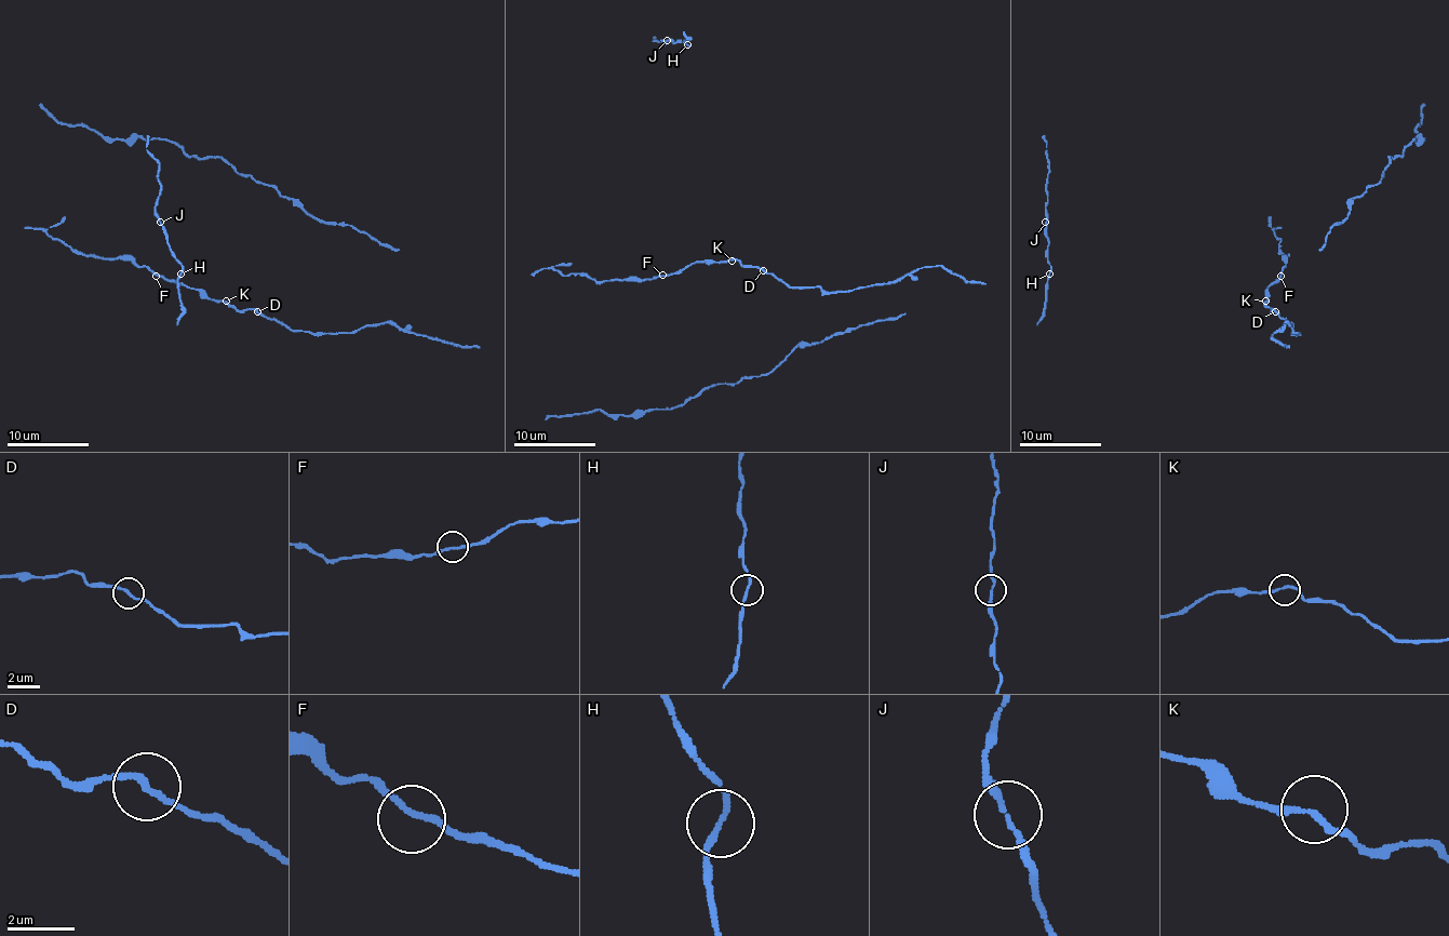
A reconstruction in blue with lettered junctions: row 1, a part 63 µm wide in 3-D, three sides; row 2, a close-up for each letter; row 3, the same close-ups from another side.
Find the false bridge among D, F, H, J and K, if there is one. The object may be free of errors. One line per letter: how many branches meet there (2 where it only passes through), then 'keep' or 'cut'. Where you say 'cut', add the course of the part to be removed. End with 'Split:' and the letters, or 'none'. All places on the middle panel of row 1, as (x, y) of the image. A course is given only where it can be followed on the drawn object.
D: 2 | keep
F: 2 | keep
H: 2 | keep
J: 2 | keep
K: 2 | keep
Split: none

